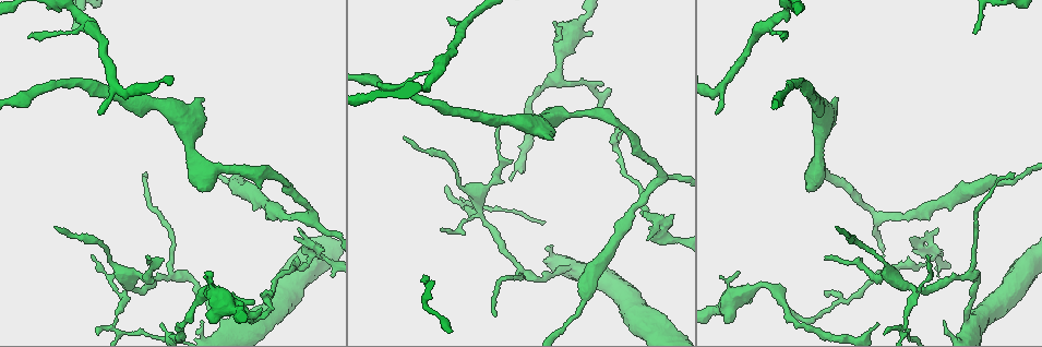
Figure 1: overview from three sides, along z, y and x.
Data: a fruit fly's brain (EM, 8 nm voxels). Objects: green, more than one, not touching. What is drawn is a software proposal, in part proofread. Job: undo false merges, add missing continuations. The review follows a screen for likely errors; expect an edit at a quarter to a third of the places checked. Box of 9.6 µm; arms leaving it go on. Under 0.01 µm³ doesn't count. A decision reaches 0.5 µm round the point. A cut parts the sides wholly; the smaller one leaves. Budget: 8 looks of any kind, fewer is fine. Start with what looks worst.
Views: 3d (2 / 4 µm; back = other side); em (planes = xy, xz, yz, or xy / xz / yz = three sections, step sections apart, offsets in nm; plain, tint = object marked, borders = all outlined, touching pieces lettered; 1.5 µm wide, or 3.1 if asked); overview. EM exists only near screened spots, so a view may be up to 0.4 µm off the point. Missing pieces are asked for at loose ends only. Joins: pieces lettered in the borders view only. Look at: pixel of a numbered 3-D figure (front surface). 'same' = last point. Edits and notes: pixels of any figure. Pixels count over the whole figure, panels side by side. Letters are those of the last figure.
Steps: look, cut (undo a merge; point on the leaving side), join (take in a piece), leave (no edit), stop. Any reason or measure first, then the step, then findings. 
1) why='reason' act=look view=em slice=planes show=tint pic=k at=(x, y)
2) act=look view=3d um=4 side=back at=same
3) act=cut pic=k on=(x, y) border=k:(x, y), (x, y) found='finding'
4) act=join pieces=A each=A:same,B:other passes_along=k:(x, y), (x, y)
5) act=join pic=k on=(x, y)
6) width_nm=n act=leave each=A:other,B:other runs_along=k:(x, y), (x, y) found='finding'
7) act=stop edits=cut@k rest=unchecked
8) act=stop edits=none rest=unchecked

why='thin end' act=look view=em slice=planes show=borders pic=1 at=(499, 129)

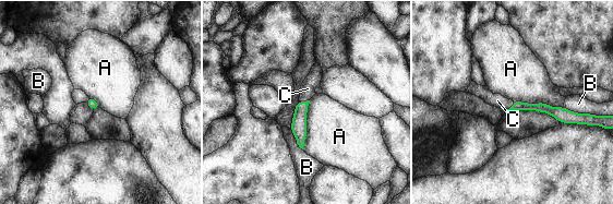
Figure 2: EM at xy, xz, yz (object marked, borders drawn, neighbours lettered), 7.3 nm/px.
act=join pieces=C each=A:other,B:other,C:same passes_along=2:(540, 107), (512, 106), (497, 100) found='it goes on there'

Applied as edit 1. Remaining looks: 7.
act=look view=3d um=2 pic=1 at=(29, 38)

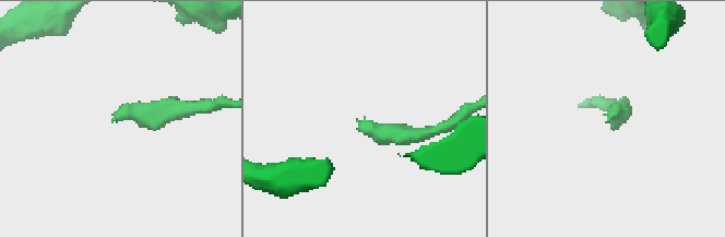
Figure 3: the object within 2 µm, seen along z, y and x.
why='now the EM' act=look view=em slice=planes show=borders pic=3 at=(611, 115)

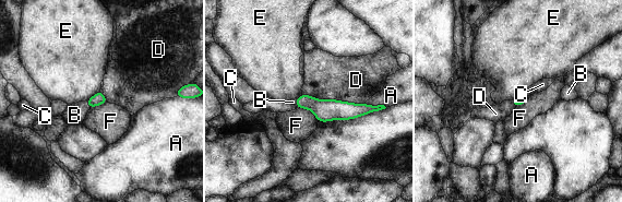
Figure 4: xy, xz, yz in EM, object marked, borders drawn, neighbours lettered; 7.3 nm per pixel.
longest_contact=D:460nm act=join pieces=B each=A:other,B:same,C:other,D:other,E:other,F:other found='the neuron continues'

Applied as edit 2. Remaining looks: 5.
why='an open end' act=look view=3d um=4 pic=1 at=(718, 114)

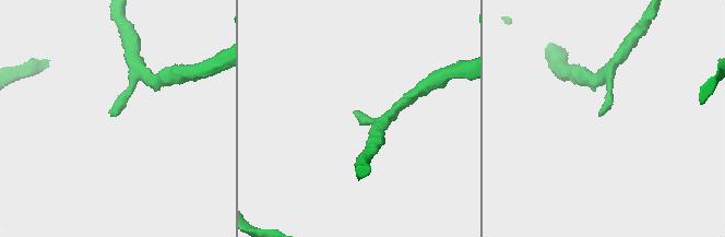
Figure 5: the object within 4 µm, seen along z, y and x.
act=look view=em slice=planes show=borders pic=5 at=(355, 111)

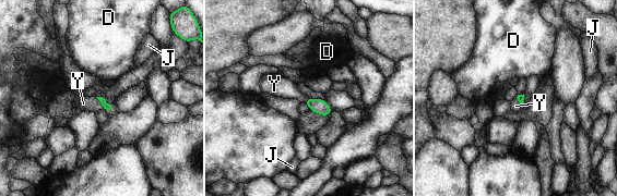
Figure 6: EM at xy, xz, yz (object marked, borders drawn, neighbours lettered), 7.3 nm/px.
act=join pieces=Y each=D:other,J:other,Y:same passes_along=6:(106, 106), (101, 102), (83, 103) found='it goes on there'

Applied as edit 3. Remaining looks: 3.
act=stop edits=join@2,join@4,join@6 rest=unchecked

